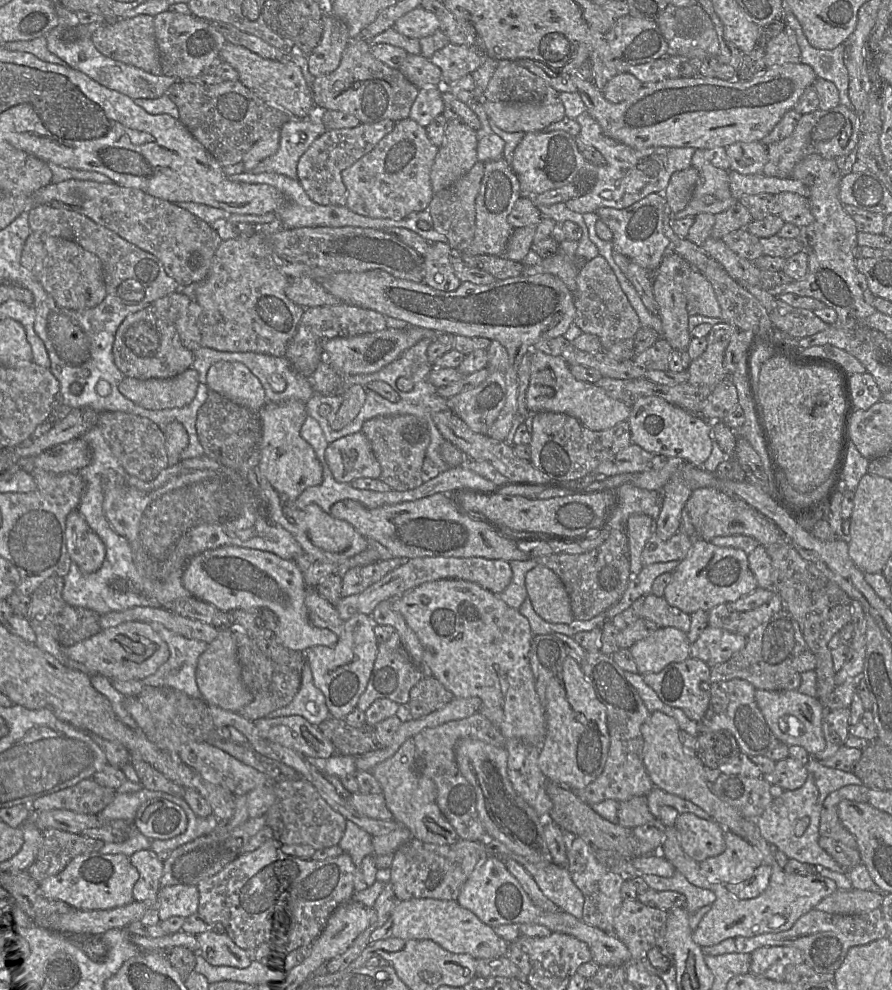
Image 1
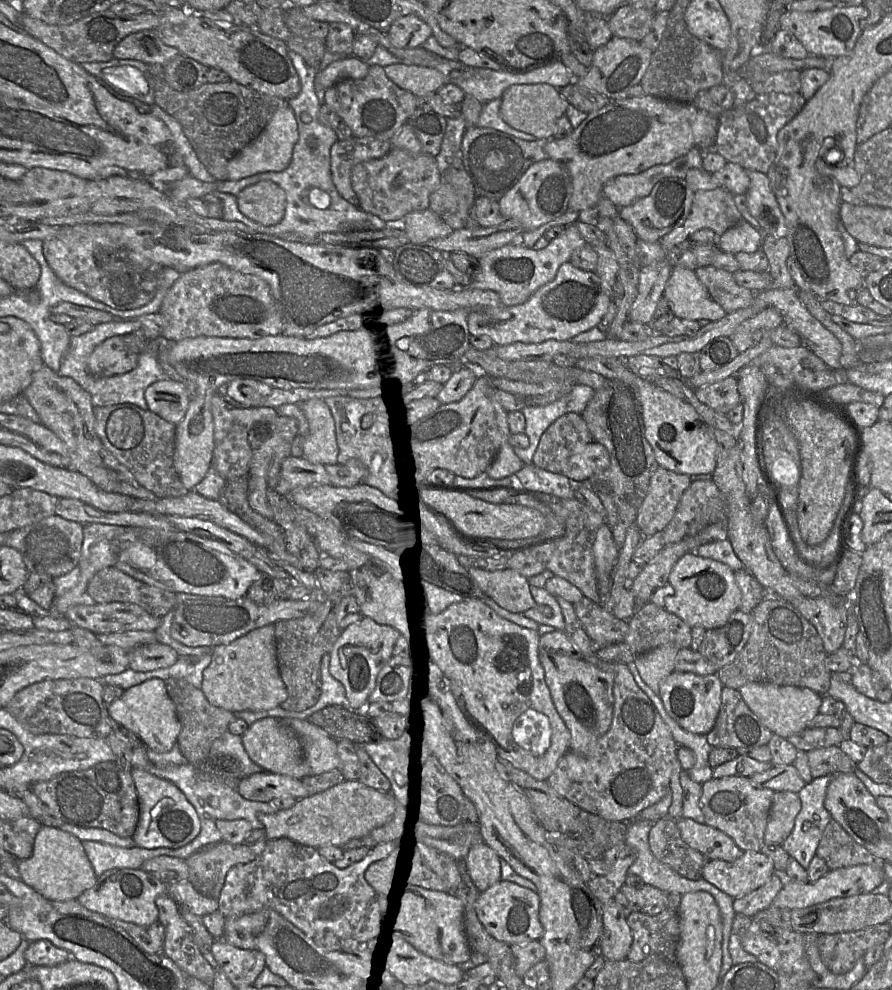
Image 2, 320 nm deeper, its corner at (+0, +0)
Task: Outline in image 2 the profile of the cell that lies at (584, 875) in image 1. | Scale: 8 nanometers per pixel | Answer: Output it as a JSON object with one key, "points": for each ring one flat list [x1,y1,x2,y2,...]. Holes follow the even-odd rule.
{"points":[[614,898,602,904,602,954,605,960,620,961,627,958,632,945,632,932,627,917,620,912]]}

